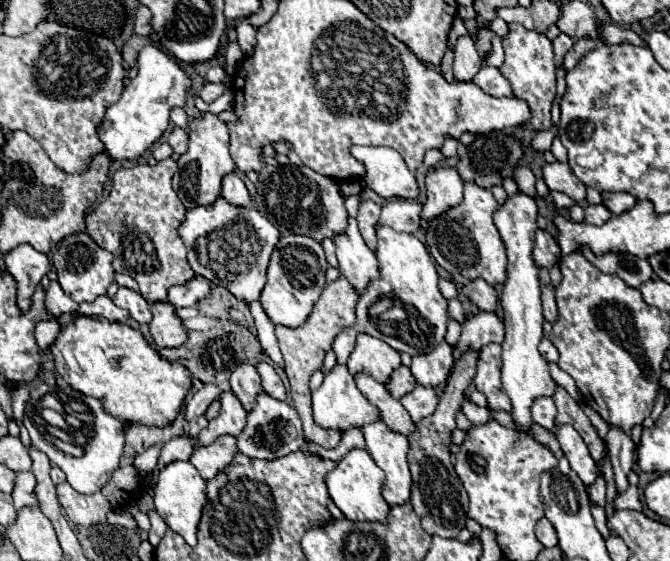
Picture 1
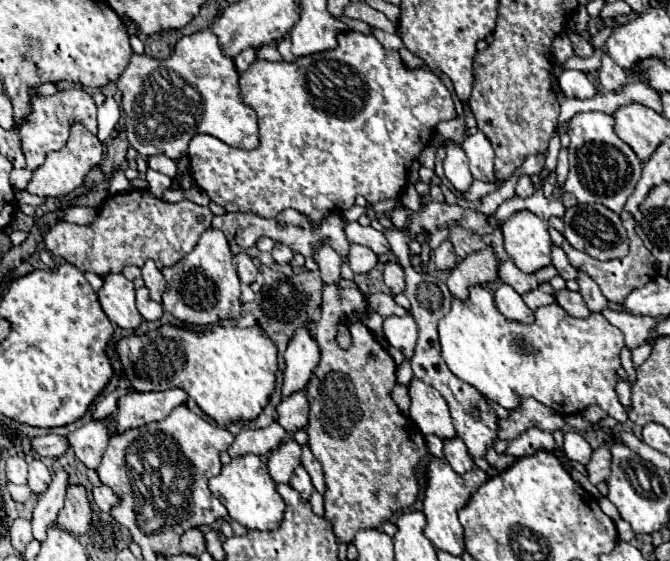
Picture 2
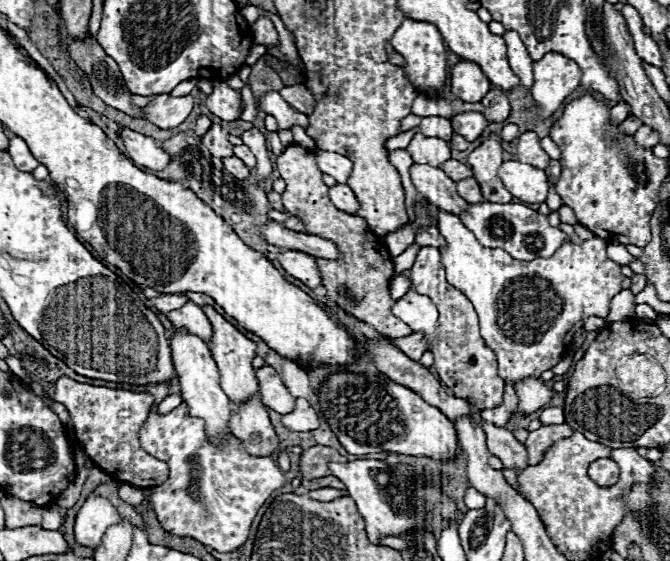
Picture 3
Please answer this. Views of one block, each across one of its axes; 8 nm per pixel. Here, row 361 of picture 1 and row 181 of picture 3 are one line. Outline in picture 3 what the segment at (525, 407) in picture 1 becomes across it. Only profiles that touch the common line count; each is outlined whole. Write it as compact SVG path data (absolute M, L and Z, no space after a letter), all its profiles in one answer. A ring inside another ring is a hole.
M508 160L500 166L498 176L502 178L506 190L524 202L540 204L548 196L546 174L540 168L516 160Z

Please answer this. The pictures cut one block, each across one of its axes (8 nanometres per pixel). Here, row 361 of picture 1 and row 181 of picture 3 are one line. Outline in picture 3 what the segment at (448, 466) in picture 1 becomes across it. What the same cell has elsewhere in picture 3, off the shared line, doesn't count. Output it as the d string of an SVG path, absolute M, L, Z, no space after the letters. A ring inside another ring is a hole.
M464 178L464 180L458 180L456 184L458 184L458 194L460 194L466 202L470 202L470 204L486 202L486 198L482 196L480 186L478 186L478 182L476 182L474 178Z

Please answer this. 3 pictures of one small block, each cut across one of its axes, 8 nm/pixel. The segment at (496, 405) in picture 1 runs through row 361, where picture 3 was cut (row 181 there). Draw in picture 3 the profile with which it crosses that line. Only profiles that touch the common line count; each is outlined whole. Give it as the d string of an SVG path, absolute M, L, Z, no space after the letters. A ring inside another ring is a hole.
M492 132L476 150L472 150L468 164L474 170L474 178L478 180L488 202L506 204L512 200L510 192L506 192L504 184L498 180L498 168L502 166L502 146L496 132Z

